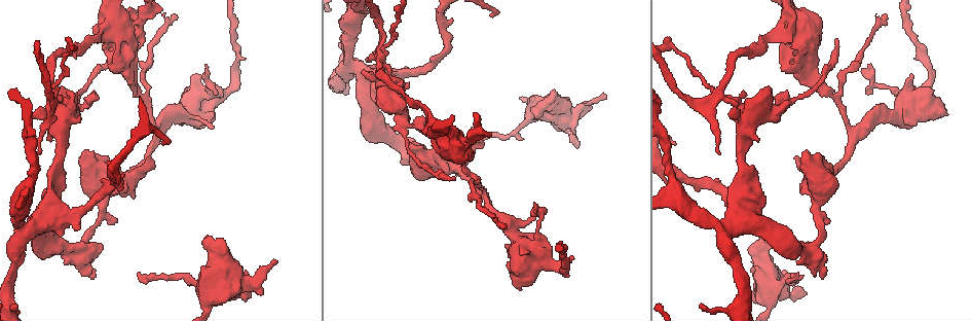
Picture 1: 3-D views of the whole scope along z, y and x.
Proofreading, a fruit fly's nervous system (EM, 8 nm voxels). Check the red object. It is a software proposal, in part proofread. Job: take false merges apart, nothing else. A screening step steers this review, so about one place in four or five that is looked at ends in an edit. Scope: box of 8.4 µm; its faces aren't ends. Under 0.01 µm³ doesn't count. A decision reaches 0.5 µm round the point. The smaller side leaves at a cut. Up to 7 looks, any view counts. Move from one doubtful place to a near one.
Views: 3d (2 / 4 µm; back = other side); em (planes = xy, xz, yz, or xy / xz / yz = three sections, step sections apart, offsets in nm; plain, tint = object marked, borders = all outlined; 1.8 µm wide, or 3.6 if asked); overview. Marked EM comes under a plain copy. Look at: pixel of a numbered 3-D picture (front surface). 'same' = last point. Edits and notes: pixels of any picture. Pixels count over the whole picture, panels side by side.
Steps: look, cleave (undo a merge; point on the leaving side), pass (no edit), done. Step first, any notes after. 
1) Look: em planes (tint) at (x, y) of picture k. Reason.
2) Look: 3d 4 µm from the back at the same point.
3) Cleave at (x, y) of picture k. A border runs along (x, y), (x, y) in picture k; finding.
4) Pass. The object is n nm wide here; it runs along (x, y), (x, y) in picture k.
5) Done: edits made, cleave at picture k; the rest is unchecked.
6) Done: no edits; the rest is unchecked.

Look: em planes (tint) at (381, 60) of picture 1. Looks like a crossing.

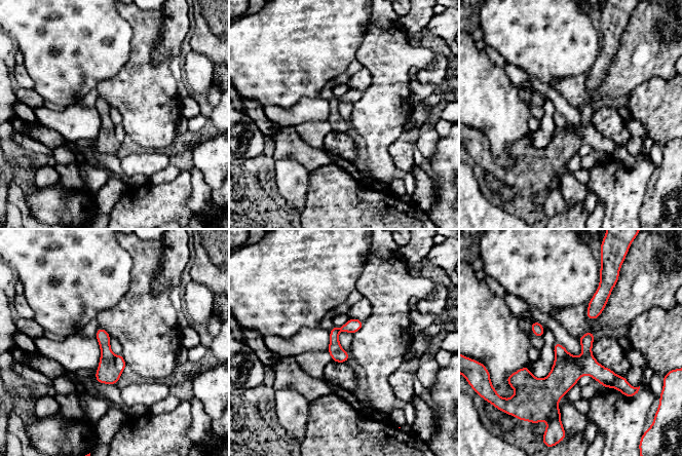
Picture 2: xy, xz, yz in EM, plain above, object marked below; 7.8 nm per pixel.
Cleave at (564, 375) of picture 2. A border runs along (555, 356), (561, 359), (572, 359) in picture 2; two neurons meet here.

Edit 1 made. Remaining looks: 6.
Look: overview.

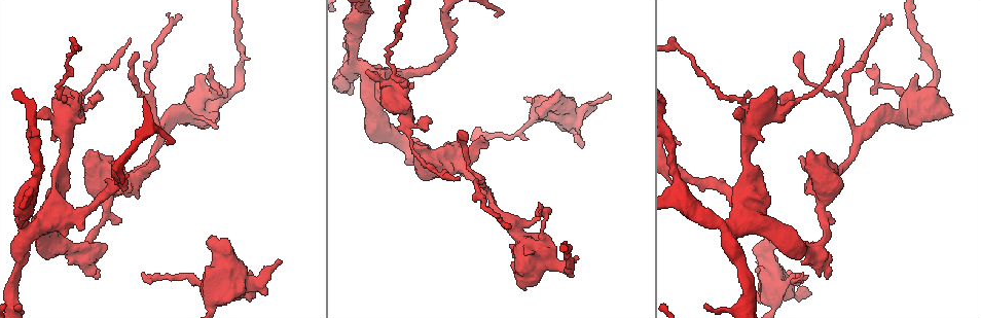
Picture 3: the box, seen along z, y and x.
Look: 3d 2 µm at (759, 172) of picture 3. Thick turns thin.

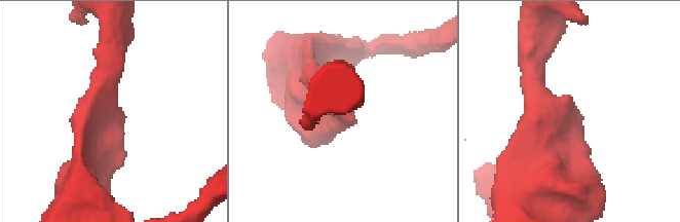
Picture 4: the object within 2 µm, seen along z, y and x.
Look: em planes (tint) at (349, 115) of picture 4.

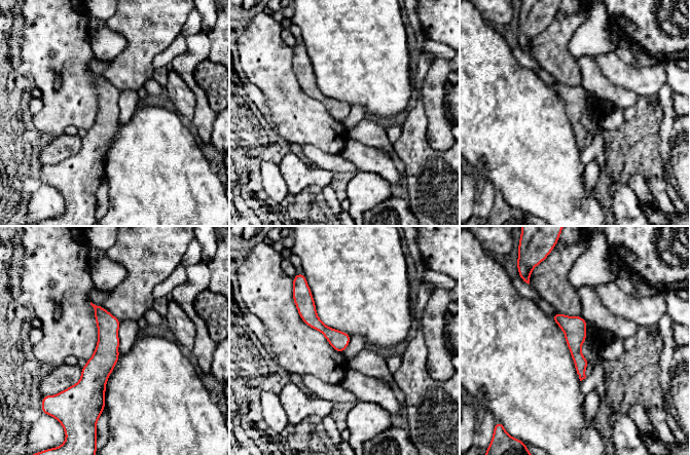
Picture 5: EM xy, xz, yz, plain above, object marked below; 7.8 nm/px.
Pass. The object is 150 nm wide here; it runs along (97, 308), (105, 319), (99, 401) in picture 5; one neuron here.

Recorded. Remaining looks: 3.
Look: em planes (tint) at (795, 243) of picture 3. Sudden change in width.

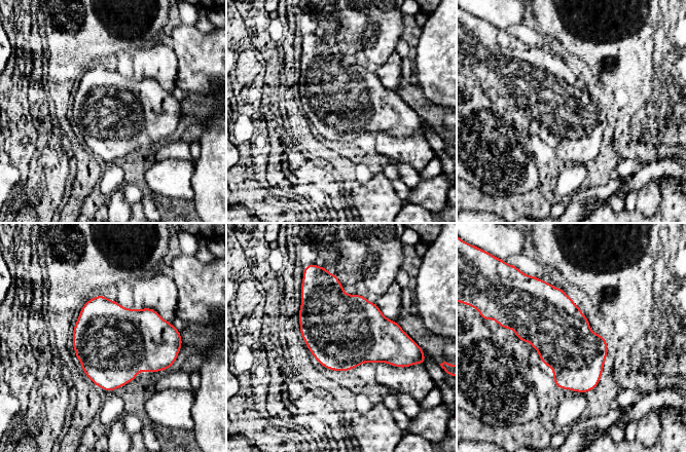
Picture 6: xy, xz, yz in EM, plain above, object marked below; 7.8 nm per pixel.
Pass. All the same neuron.

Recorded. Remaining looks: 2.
Done: edits made, cleave at picture 2; the rest is unchecked.

